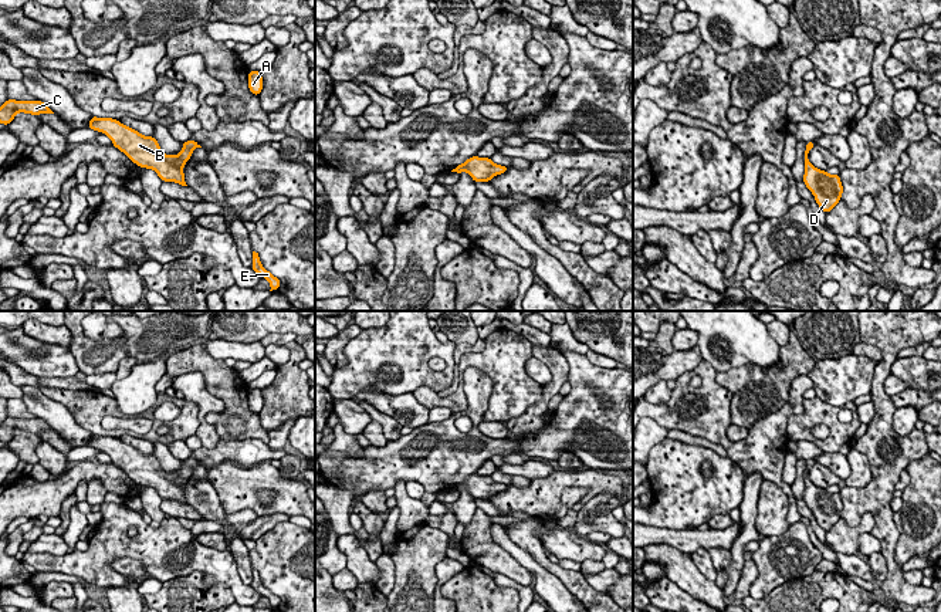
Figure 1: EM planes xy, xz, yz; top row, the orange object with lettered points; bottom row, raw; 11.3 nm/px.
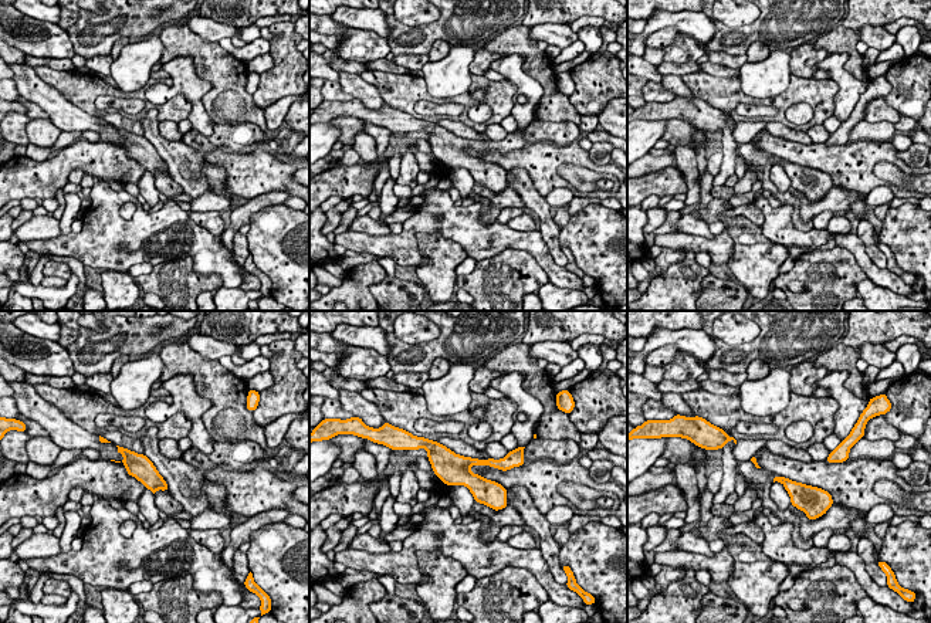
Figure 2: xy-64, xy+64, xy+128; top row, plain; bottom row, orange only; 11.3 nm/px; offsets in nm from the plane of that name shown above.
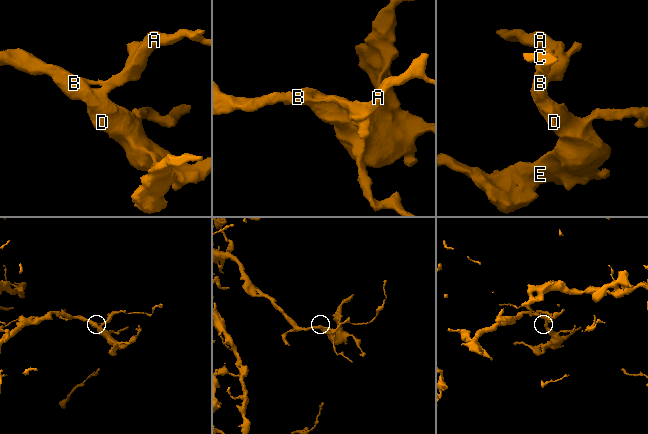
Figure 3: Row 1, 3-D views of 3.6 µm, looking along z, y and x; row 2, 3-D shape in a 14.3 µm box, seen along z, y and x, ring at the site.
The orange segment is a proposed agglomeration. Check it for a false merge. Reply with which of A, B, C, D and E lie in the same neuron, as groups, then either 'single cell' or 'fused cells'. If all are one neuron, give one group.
A B C D E; single cell

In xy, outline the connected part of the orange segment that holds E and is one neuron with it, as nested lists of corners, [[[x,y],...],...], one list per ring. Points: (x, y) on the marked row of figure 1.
[[[253,251],[253,264],[251,264],[251,268],[270,283],[270,287],[271,287],[270,291],[280,288],[280,285],[281,285],[280,278],[274,277],[270,271],[267,271],[263,267],[263,264],[260,261],[260,256],[255,251]]]

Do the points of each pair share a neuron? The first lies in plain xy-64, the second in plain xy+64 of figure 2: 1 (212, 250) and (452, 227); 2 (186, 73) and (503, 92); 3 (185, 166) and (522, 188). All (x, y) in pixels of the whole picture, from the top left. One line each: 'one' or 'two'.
1: one
2: two
3: one

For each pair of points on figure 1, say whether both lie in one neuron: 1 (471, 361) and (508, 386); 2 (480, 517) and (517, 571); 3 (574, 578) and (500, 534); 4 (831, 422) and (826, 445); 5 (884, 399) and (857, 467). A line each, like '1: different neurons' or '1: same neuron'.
1: same neuron
2: same neuron
3: different neurons
4: same neuron
5: different neurons

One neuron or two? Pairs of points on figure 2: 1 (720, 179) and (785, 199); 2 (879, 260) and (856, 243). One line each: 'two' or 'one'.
1: two
2: two

